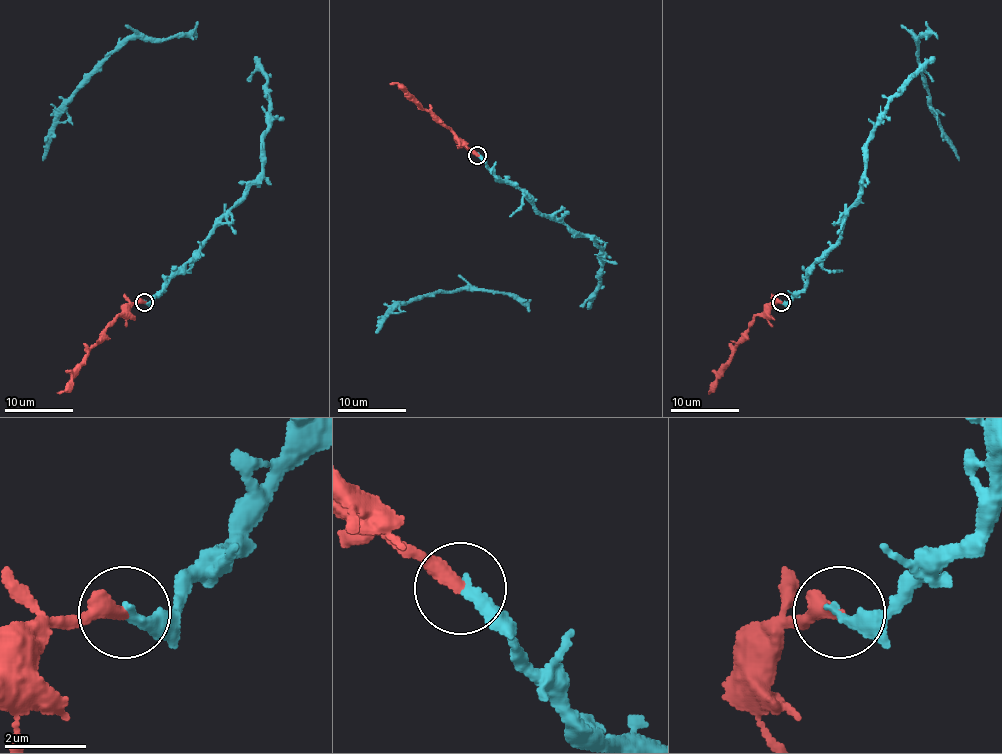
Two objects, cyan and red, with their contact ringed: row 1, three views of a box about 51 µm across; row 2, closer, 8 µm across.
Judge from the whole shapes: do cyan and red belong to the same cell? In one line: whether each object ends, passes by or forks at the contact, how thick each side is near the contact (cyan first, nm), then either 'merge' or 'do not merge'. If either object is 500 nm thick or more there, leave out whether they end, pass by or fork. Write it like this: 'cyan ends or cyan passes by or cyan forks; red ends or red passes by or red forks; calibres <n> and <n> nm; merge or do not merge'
cyan ends; red ends; calibres 240 and 400 nm; merge

